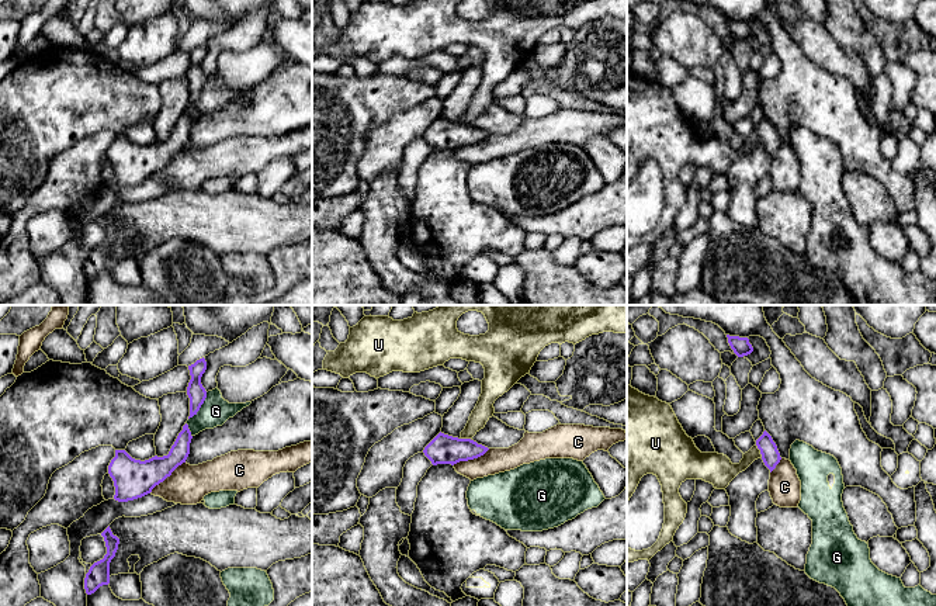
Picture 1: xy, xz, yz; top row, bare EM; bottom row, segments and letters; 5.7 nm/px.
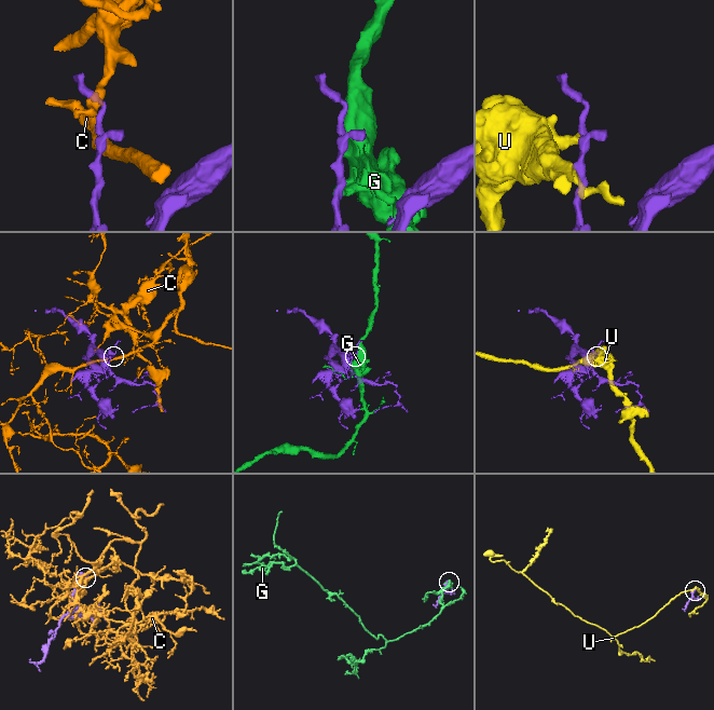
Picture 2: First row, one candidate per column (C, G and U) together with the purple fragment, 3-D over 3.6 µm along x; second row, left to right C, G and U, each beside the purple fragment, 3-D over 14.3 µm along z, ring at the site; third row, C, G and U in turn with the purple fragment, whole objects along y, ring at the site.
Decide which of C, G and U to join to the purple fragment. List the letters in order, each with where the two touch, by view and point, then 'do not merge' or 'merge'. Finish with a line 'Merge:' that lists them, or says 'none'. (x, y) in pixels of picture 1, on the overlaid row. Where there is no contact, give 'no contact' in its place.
C: xy (166, 477) | do not merge
G: xy (200, 407) | do not merge
U: yz (761, 452) | do not merge
Merge: none

